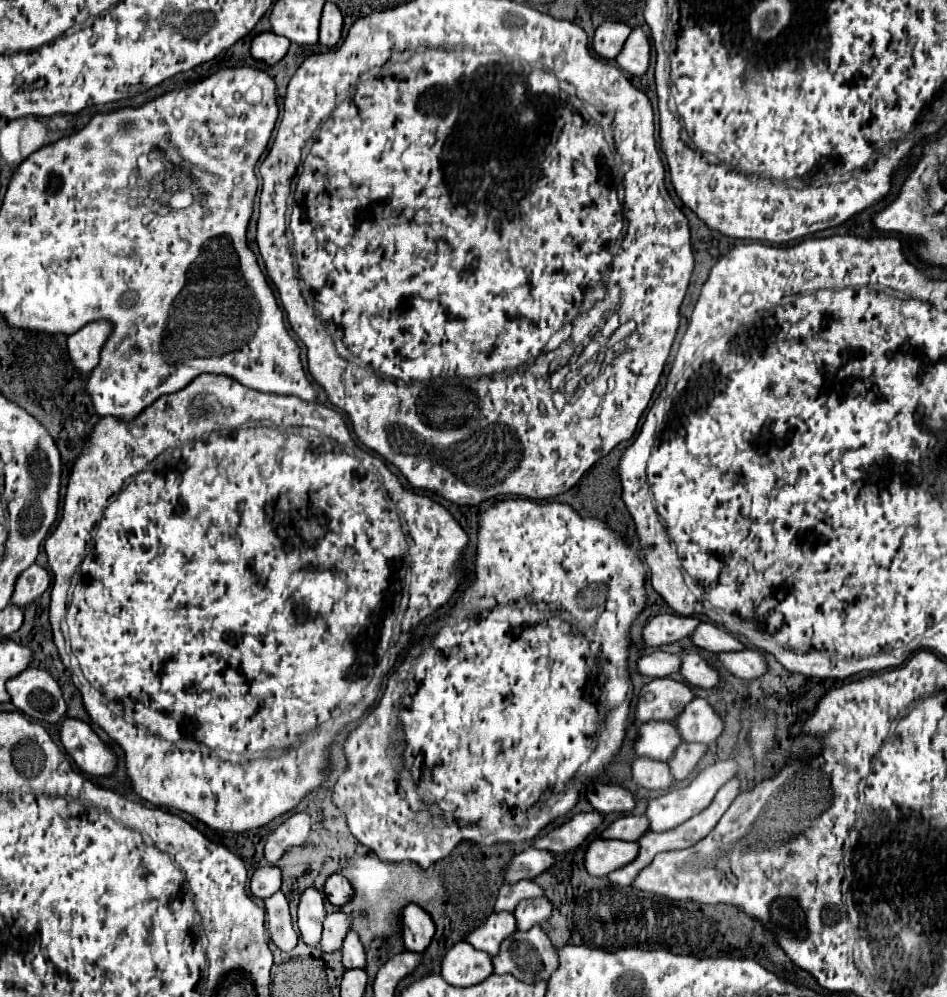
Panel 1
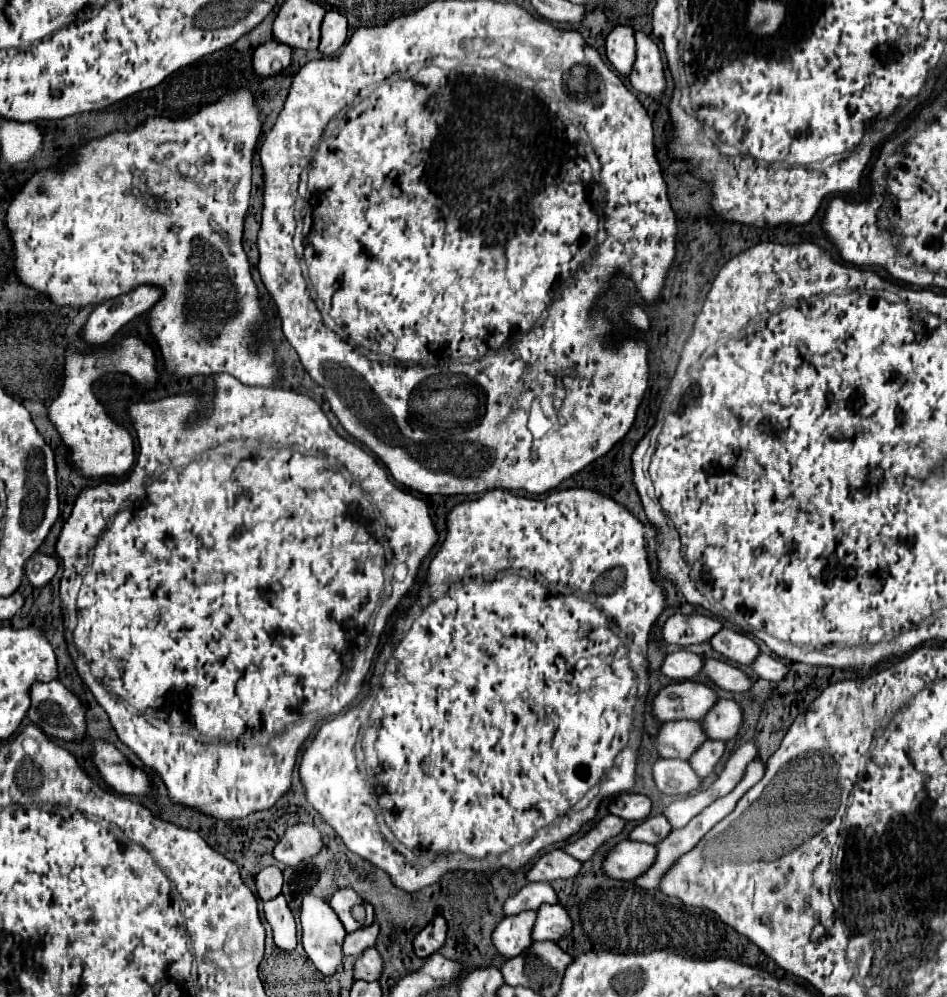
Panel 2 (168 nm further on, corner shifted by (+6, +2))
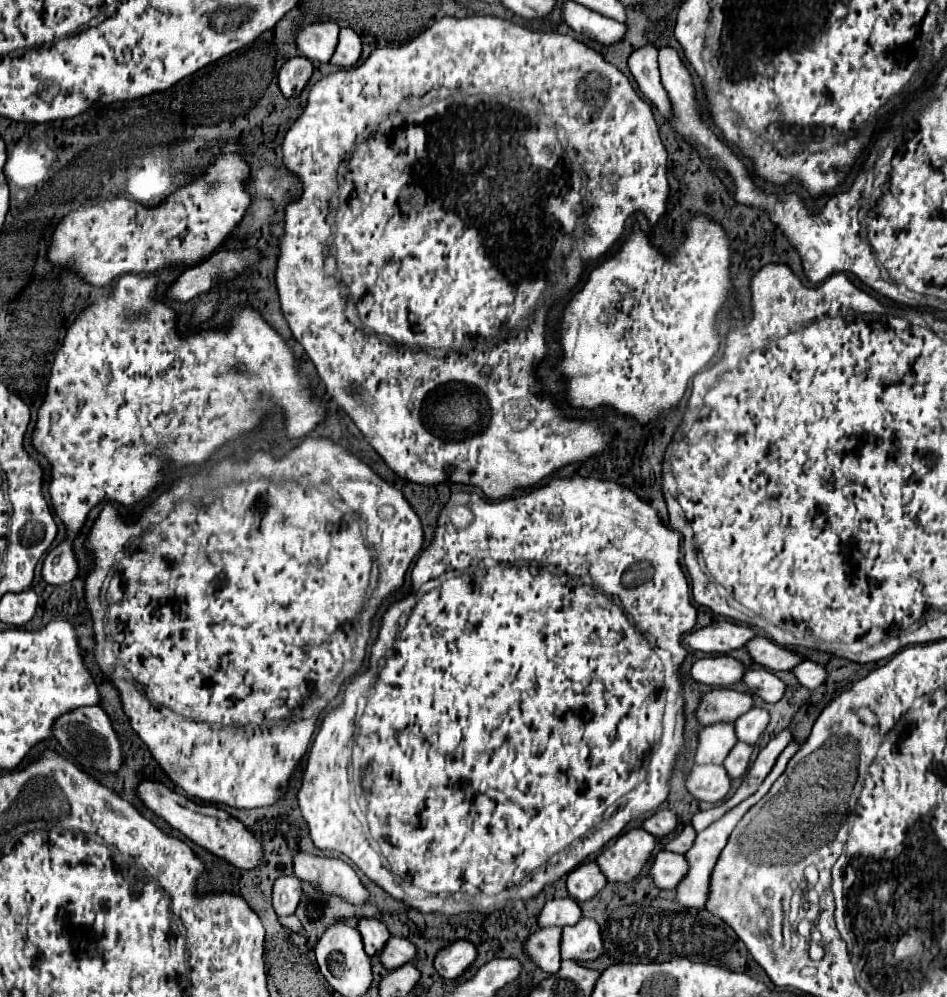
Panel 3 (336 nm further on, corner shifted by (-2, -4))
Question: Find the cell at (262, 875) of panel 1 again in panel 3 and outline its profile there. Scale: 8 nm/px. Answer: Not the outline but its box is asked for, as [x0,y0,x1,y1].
[272,875,300,915]

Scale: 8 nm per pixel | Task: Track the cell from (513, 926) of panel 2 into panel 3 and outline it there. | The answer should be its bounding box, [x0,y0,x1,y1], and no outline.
[524,927,562,973]

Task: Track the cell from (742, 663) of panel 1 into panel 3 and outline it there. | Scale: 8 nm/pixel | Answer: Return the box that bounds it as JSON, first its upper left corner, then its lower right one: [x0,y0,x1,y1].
[790,661,826,689]

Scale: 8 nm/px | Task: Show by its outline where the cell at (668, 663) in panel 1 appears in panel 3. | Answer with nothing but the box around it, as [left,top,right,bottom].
[690,655,744,687]

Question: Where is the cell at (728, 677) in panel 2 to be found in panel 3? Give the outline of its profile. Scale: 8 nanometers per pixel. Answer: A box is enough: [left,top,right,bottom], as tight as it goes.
[742,669,786,703]

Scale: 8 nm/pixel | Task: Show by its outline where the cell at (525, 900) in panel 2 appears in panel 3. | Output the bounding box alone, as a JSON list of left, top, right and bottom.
[538,899,580,927]

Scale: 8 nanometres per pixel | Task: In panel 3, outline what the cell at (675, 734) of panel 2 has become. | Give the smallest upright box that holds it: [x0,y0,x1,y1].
[694,723,736,765]

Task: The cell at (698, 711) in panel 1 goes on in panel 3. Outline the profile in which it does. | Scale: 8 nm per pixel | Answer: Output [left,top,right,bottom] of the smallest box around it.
[732,707,770,745]

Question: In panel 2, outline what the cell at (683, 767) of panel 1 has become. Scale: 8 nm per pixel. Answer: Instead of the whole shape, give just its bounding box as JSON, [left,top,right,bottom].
[690,741,726,777]

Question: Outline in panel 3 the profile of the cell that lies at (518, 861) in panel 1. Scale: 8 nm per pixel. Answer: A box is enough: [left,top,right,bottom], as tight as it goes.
[566,863,606,901]

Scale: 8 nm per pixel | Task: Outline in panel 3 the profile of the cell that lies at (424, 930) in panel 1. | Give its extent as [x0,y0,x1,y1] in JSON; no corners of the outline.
[434,939,476,979]

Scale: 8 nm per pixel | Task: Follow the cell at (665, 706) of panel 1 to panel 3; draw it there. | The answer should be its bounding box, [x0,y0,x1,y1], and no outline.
[696,689,754,725]

